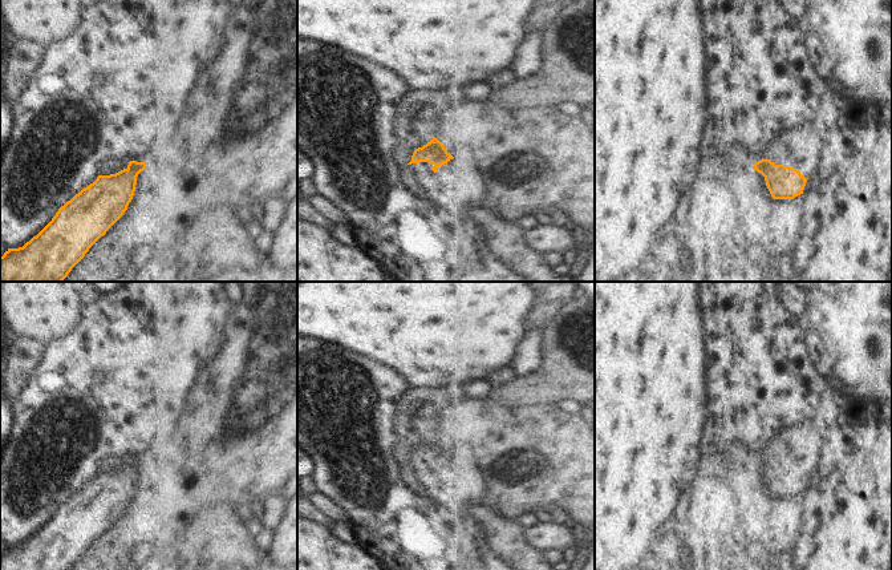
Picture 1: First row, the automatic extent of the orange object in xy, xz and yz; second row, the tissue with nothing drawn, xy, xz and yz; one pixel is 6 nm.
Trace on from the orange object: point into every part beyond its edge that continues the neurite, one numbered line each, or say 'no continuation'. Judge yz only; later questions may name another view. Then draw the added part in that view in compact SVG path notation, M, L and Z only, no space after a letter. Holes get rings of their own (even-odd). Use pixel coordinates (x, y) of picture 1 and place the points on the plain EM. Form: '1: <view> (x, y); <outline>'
no continuation

